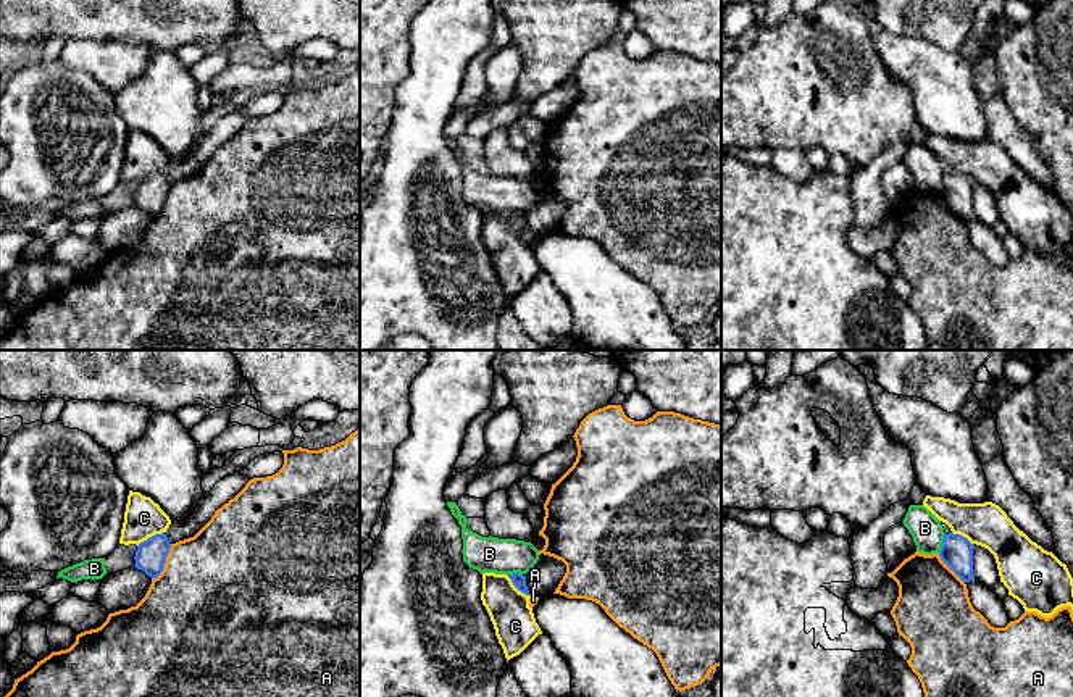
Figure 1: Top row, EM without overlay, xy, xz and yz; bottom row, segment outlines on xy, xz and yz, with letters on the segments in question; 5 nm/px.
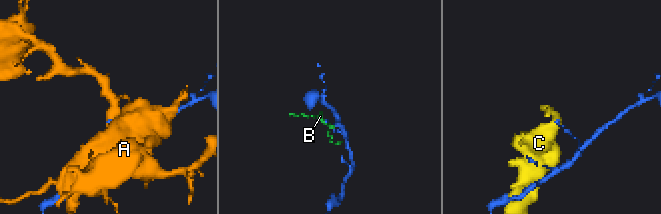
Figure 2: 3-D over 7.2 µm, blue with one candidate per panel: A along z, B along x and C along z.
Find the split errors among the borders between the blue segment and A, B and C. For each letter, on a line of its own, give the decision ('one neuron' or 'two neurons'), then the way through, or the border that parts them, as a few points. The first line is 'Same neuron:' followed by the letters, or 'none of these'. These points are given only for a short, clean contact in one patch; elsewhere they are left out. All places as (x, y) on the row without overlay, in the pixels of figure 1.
Same neuron: none of these
A: two neurons
B: two neurons; border yz (944, 171), (938, 191)
C: two neurons; border xy (163, 170), (149, 175), (137, 184)

